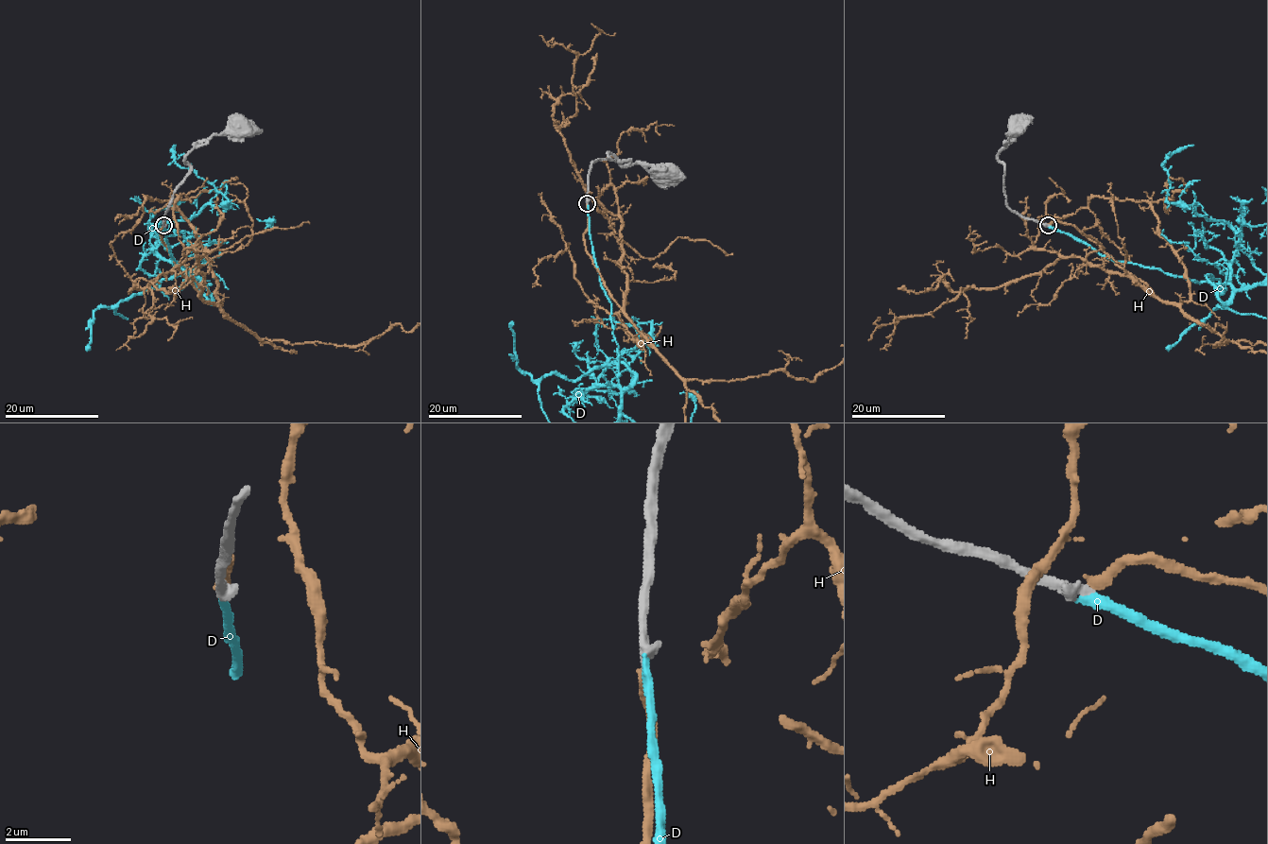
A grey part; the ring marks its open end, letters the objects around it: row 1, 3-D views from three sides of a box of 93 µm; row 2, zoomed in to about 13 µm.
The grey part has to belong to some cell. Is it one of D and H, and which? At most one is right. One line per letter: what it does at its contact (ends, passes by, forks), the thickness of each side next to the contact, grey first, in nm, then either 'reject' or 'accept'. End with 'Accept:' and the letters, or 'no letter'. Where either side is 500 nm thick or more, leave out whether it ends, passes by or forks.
D: it ends; calibres 380 and 240 nm; accept
H: it ends; calibres 360 and 280 nm; reject
Accept: D

